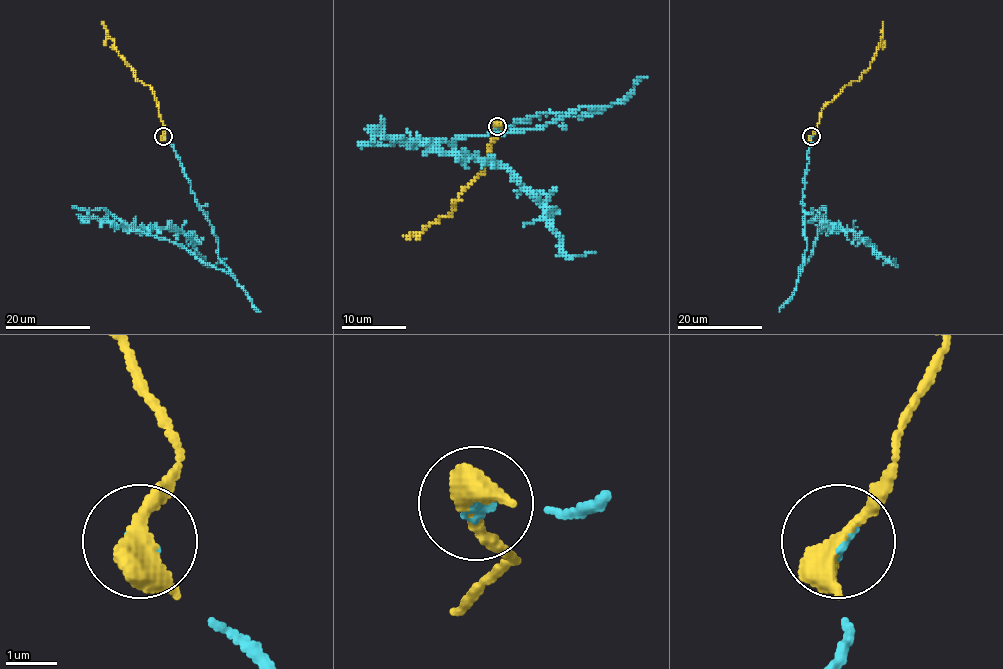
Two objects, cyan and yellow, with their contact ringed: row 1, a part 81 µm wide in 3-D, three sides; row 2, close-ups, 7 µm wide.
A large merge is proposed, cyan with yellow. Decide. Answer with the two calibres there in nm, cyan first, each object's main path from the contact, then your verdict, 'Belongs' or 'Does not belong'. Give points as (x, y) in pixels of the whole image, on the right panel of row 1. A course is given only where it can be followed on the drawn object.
Thickness 110 nm (cyan) against 440 nm. Course of cyan: (811, 136), (802, 192), (807, 242), (799, 271), (818, 231), (829, 227), (852, 229), (896, 265), (894, 258). Course of yellow: (811, 136), (826, 104), (869, 68), (882, 36), (883, 22). Belongs

